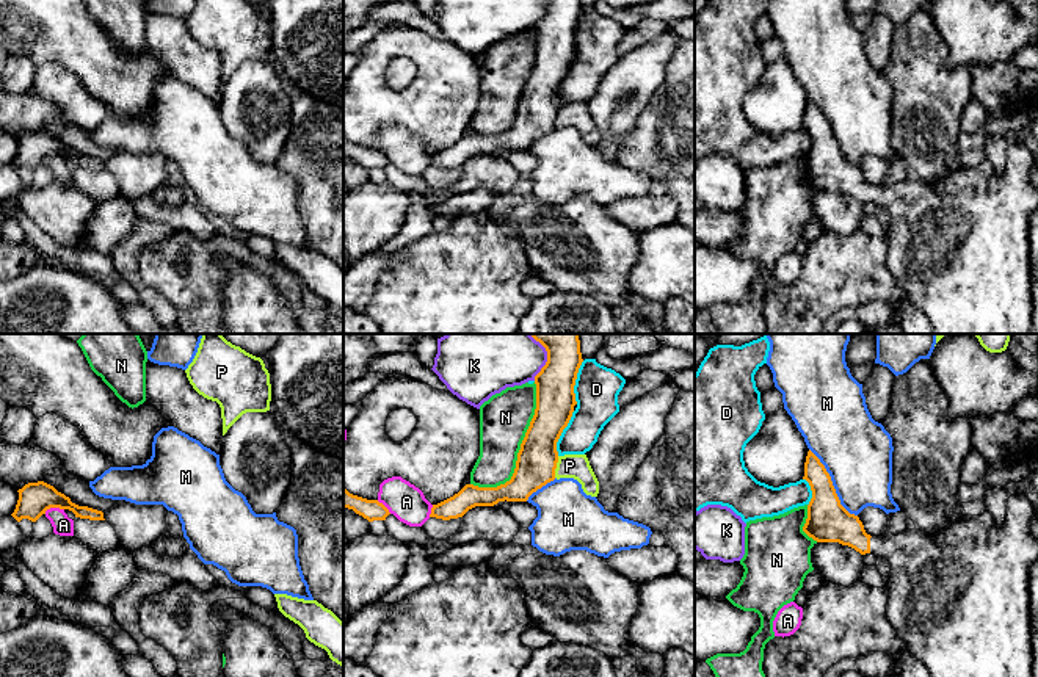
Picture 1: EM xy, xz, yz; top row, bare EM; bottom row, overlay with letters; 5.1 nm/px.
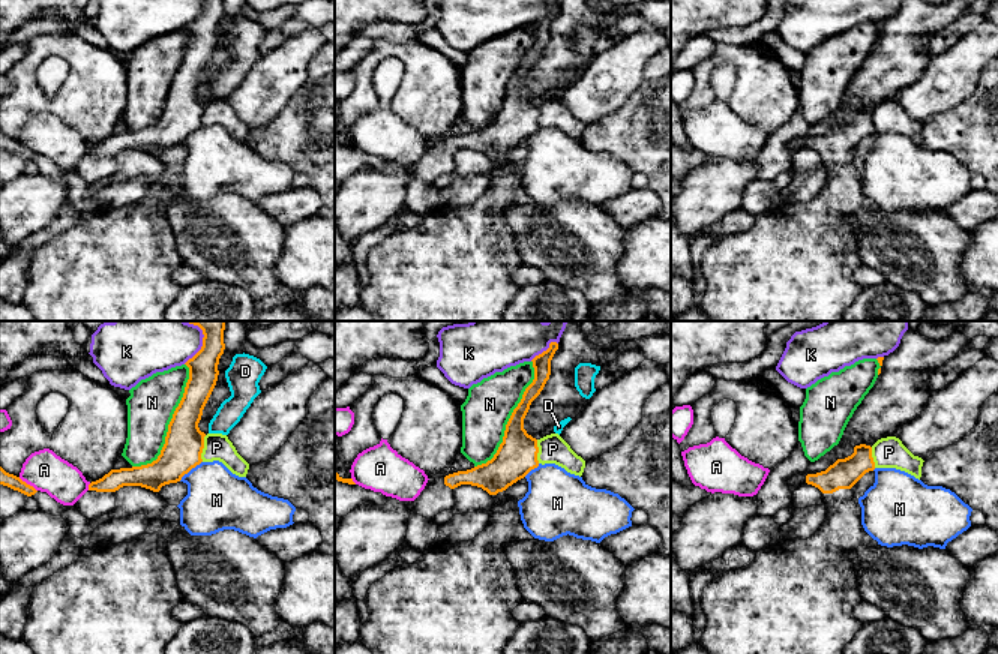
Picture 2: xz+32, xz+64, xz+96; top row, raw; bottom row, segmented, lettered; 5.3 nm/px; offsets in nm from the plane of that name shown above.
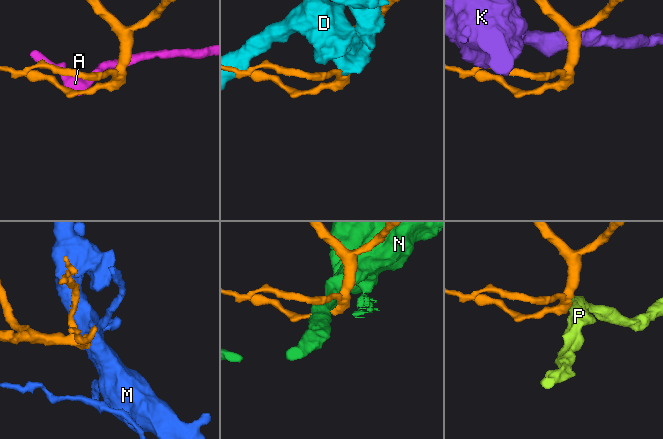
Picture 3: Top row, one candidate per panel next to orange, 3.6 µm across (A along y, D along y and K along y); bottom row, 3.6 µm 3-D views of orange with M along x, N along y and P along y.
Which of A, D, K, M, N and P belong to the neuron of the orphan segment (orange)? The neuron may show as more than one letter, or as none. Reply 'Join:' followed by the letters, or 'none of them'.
Join: none of them

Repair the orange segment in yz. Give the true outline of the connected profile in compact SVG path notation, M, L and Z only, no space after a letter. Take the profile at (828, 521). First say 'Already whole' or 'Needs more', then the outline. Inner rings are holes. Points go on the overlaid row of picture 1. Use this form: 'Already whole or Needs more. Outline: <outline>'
Needs more. Outline: M811 450L803 480L812 491L803 527L809 538L839 542L861 555L873 553L889 561L886 617L930 677L1033 677L1030 569L1038 559L1038 539L1032 534L1038 508L1029 494L1008 498L1002 525L985 511L952 517L938 536L920 530L870 536L859 517L840 505L829 473Z

